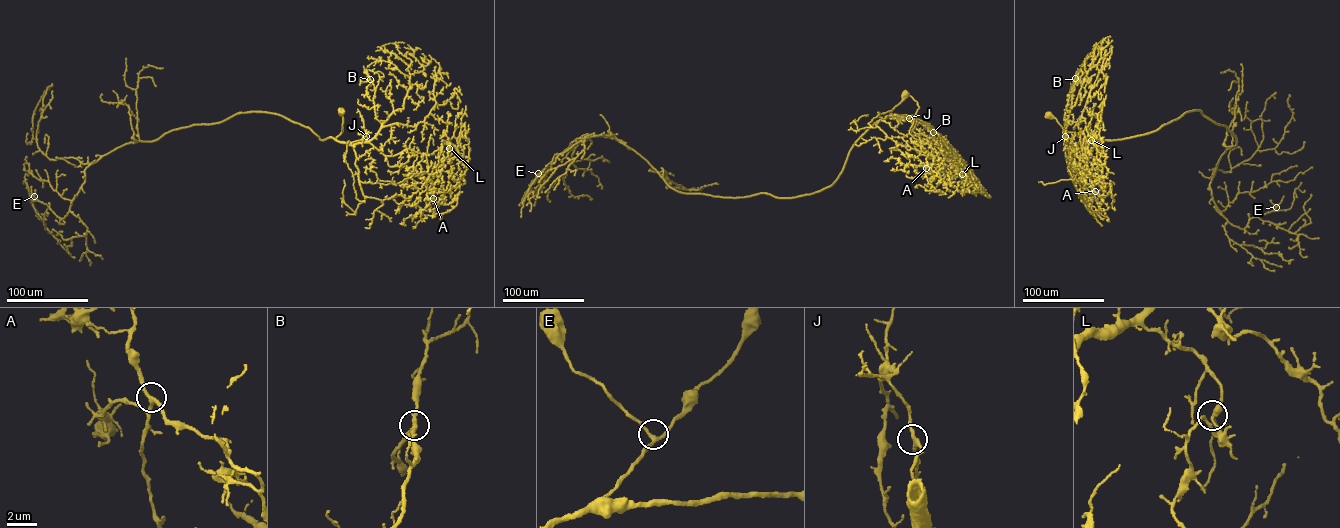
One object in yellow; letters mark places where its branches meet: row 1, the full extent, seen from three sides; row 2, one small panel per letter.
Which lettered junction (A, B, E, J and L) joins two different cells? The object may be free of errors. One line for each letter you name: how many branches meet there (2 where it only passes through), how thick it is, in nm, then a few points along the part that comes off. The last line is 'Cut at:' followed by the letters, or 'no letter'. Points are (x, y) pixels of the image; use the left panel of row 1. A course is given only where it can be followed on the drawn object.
L: branches 3; calibre 240 nm; course (449, 148), (439, 181), (431, 191), (446, 192), (466, 169), (467, 163), (461, 161), (447, 137), (439, 138)
Cut at: L

